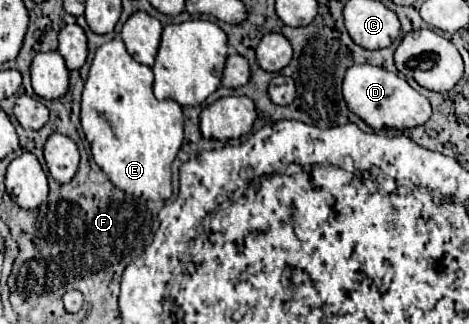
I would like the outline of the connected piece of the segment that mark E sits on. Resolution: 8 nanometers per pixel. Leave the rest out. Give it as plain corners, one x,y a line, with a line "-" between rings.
114,36
96,50
88,80
82,90
82,128
92,148
94,162
108,174
116,188
146,200
168,200
172,196
170,166
182,146
184,114
180,106
166,106
152,94
152,68
138,64
126,50
120,36

